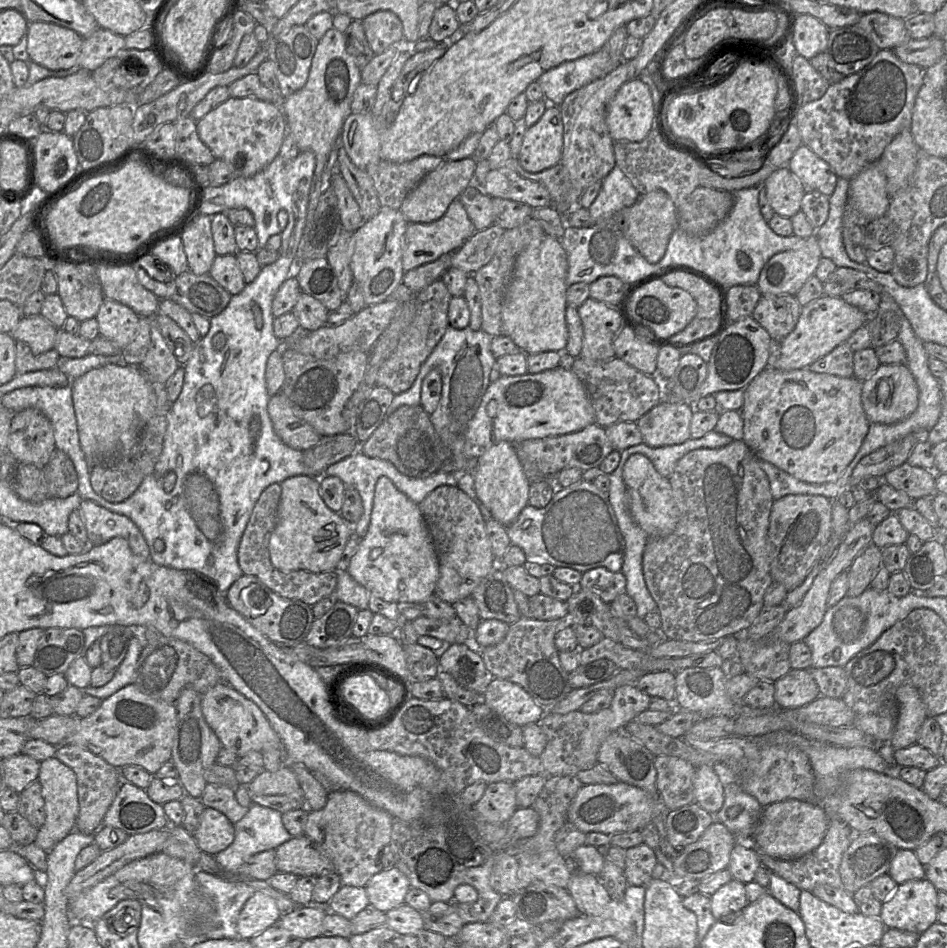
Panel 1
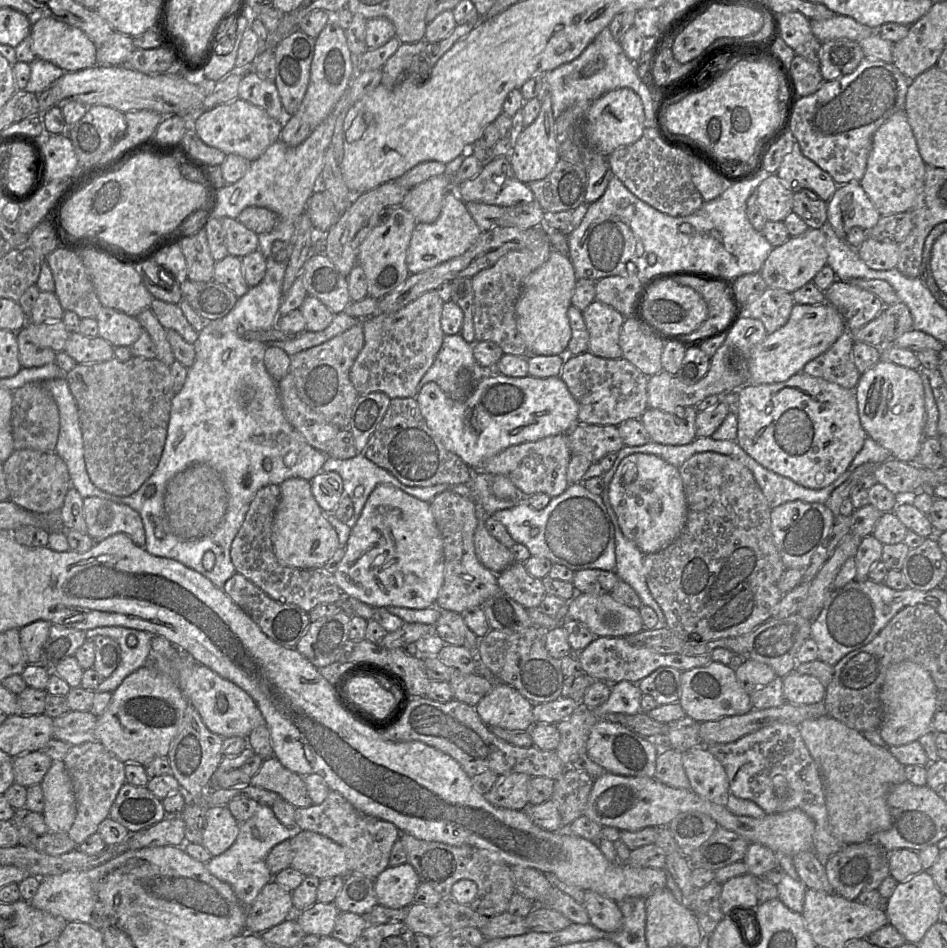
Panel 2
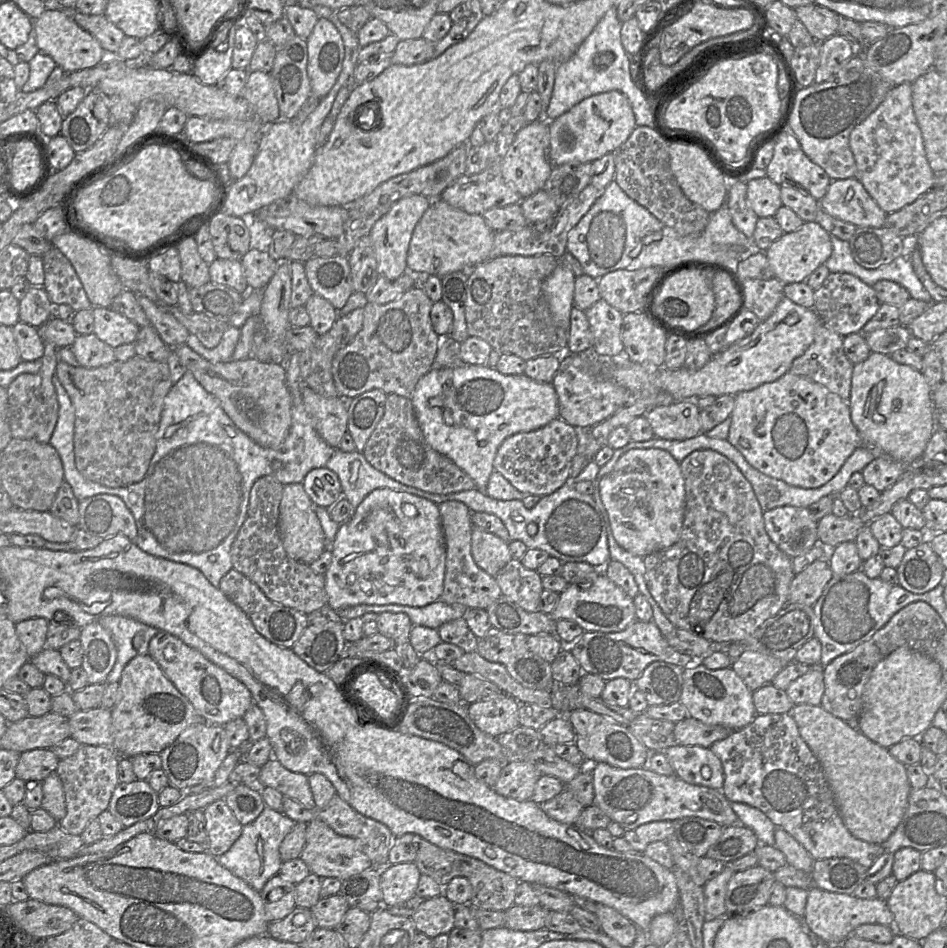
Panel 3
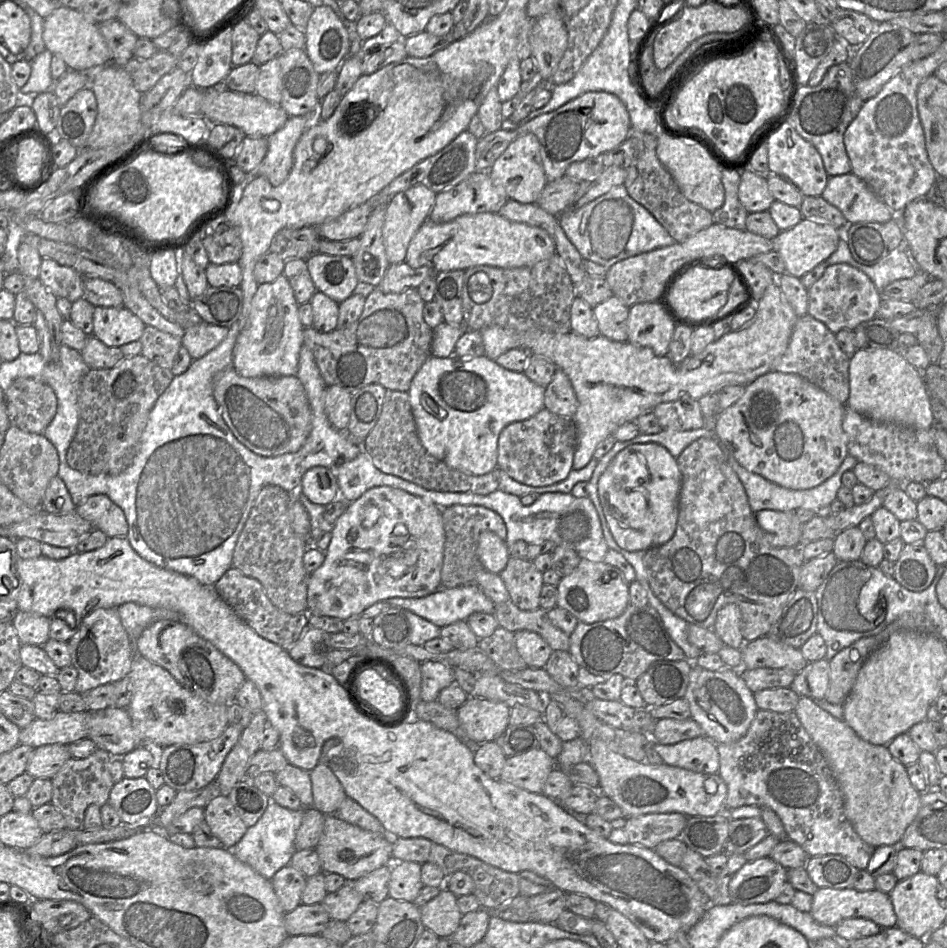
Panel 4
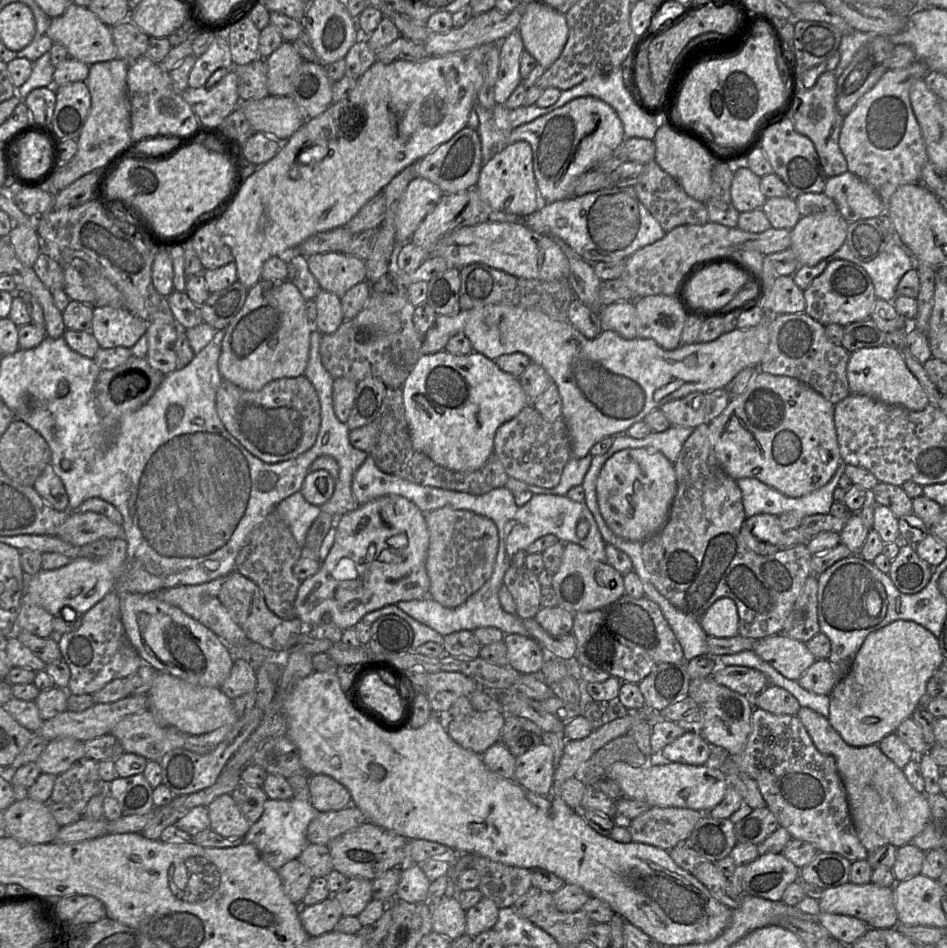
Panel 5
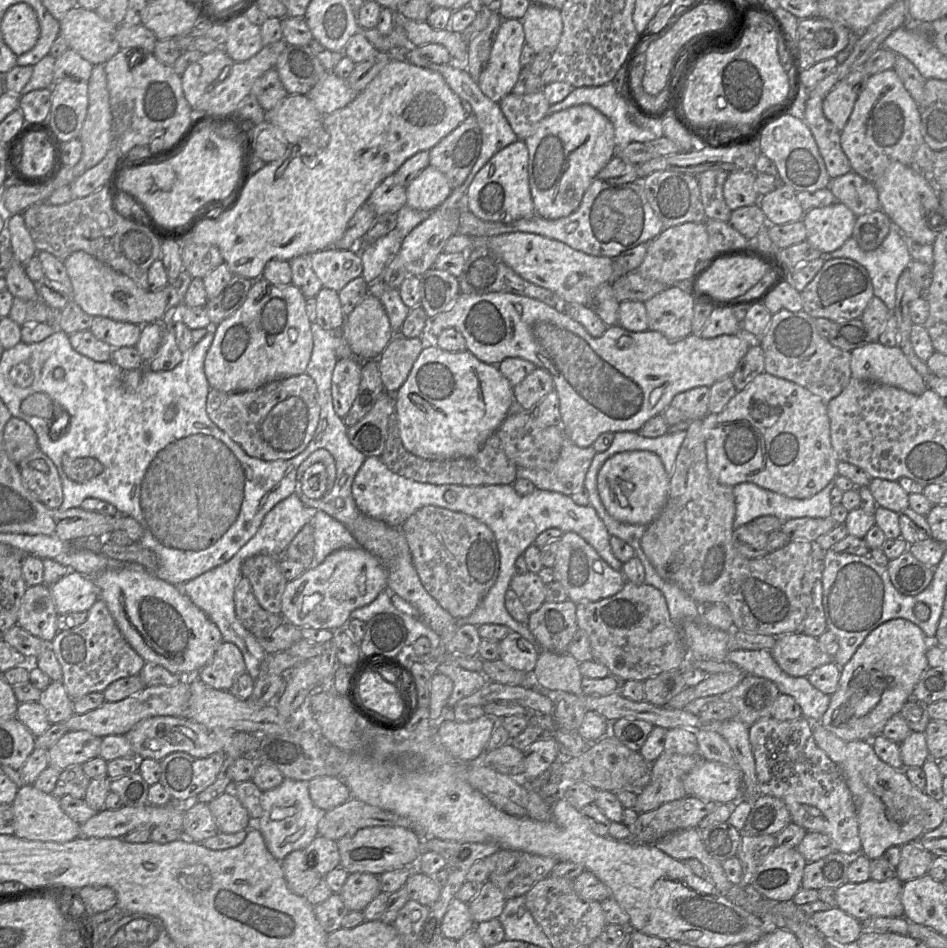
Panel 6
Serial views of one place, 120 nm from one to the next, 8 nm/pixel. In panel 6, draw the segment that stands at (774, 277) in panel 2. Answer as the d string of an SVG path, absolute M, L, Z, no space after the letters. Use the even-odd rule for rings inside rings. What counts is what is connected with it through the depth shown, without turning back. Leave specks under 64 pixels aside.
M838 201L830 206L806 211L802 218L807 233L806 241L827 255L852 237L856 219L857 216Z

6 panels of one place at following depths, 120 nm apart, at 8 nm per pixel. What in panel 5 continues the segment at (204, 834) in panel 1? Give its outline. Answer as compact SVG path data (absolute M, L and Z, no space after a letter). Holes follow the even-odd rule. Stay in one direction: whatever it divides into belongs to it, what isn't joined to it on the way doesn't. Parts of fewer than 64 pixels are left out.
M231 794L216 797L208 806L210 828L225 838L241 838L251 824L236 805Z

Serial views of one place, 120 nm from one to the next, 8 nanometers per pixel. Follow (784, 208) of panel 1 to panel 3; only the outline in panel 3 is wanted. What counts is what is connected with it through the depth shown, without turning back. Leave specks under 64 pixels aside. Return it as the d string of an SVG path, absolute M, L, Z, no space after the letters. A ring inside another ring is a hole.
M767 175L760 178L751 178L747 183L747 201L758 217L774 217L783 205L780 186L774 183Z

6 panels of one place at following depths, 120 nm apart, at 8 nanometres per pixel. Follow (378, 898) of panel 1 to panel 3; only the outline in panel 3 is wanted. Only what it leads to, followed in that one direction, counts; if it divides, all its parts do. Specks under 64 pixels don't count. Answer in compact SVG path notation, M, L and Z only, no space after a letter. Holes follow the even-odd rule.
M415 862L387 864L380 870L382 905L392 907L411 899L416 895L421 875Z

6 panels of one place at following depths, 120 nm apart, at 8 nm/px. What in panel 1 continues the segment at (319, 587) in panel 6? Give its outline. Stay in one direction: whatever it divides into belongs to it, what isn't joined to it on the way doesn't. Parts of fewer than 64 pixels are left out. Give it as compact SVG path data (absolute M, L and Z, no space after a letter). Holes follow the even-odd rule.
M382 476L376 482L369 528L359 541L358 550L352 557L347 572L364 586L370 595L400 606L424 604L435 594L440 567L432 536L418 505L399 491L388 477Z

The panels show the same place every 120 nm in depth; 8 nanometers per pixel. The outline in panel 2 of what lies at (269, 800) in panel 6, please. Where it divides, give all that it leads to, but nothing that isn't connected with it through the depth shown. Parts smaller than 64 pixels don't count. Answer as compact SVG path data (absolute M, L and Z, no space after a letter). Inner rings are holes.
M260 805L251 818L239 824L235 842L222 854L212 857L206 867L216 878L228 883L239 901L249 907L274 877L266 865L269 851L277 844L291 839L296 831L296 827L288 828L280 823L270 806Z

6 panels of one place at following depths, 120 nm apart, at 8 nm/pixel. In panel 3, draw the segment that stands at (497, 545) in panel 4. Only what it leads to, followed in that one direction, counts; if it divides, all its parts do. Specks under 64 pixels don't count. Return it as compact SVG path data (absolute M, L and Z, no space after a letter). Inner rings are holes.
M479 527L472 528L471 553L476 565L493 577L512 559L509 543Z

